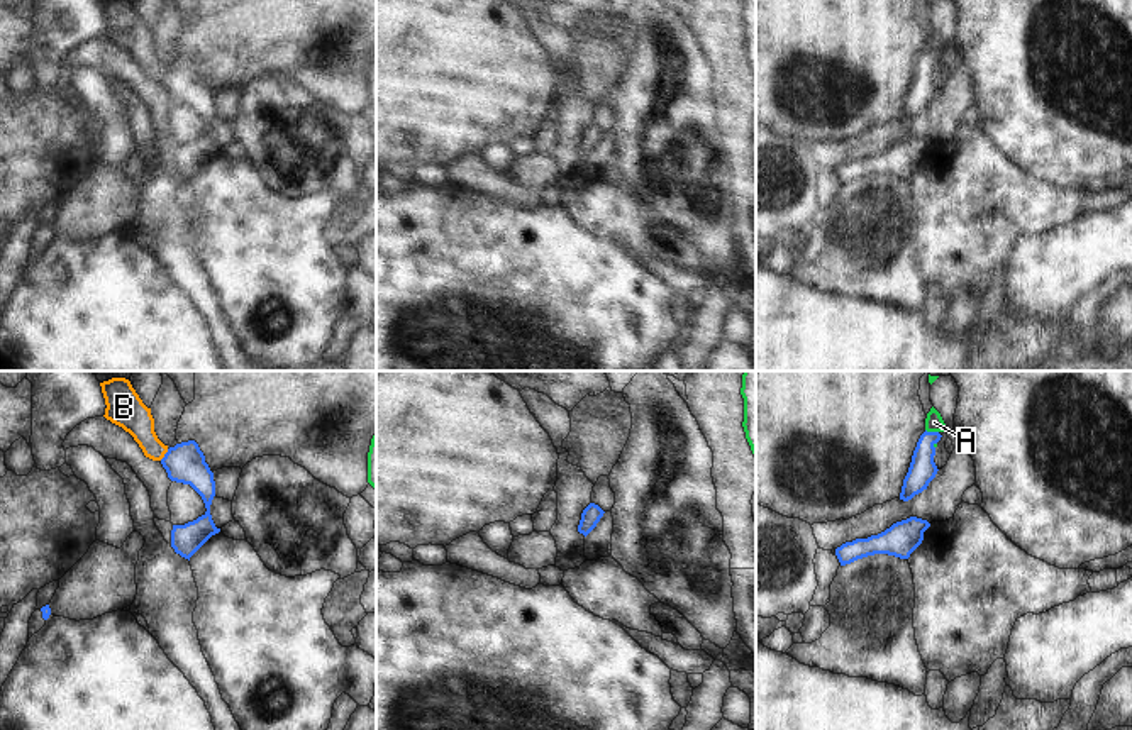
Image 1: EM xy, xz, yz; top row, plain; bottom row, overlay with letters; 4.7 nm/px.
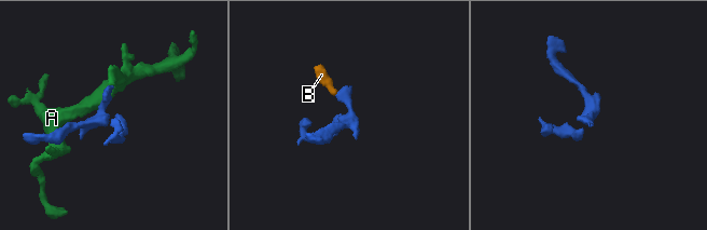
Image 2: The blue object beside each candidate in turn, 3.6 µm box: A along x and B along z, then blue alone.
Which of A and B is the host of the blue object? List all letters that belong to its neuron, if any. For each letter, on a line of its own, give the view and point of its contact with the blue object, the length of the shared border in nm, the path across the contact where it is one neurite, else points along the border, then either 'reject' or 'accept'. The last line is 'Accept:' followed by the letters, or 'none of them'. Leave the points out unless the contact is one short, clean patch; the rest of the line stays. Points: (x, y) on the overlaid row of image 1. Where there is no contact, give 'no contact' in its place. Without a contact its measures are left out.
A: meets blue in yz at (932, 432); contact 70 nm long; runs through yz (922, 470), (922, 456), (932, 432), (934, 422); accept
B: meets blue in xy at (165, 454); contact 70 nm long; runs through xy (185, 463), (165, 454), (144, 436), (131, 414); accept
Accept: A, B

